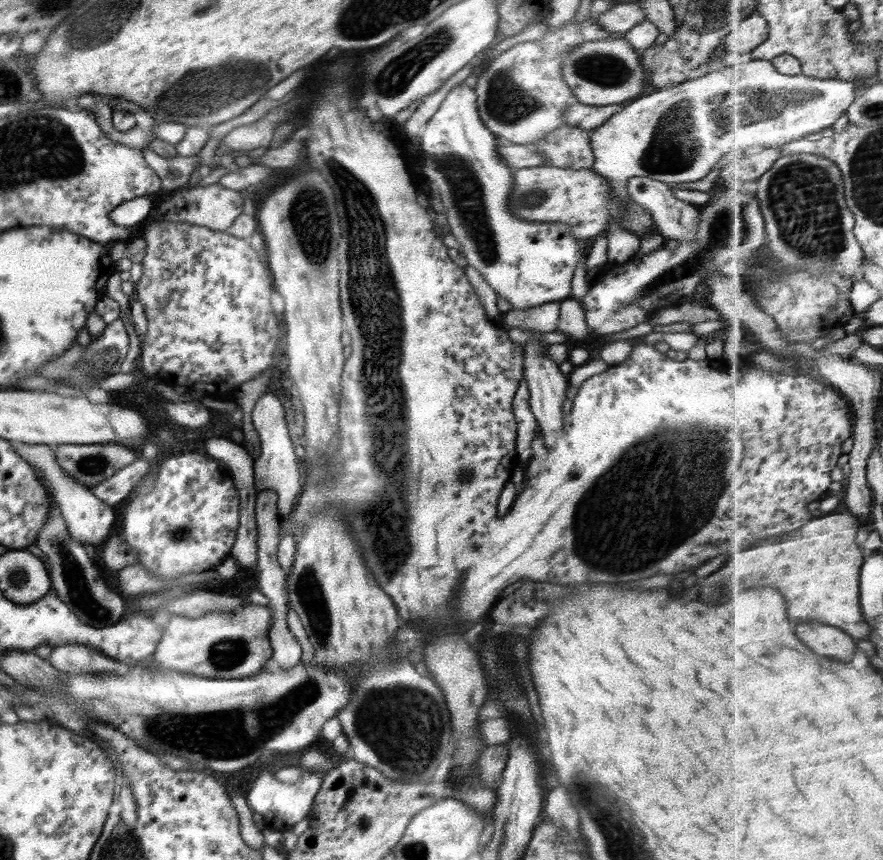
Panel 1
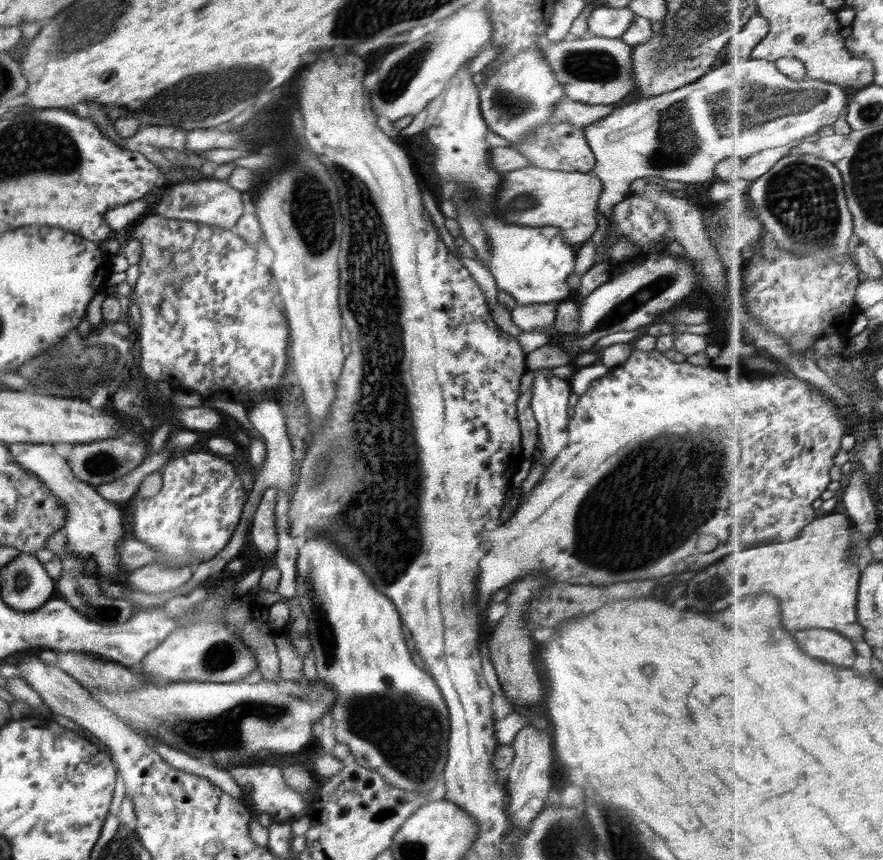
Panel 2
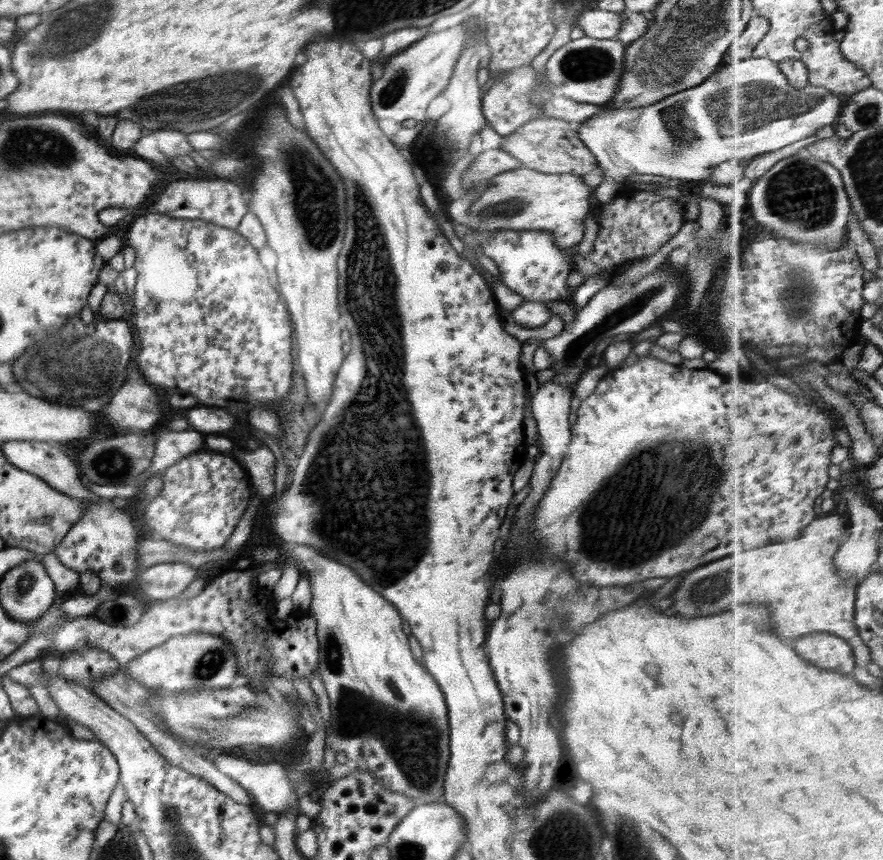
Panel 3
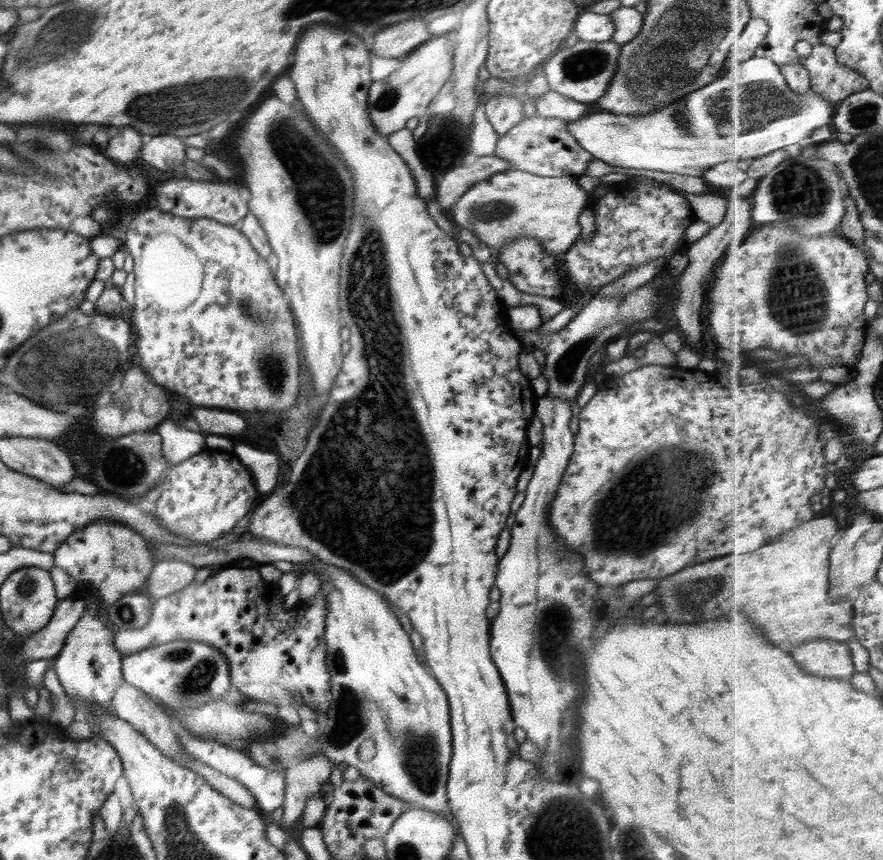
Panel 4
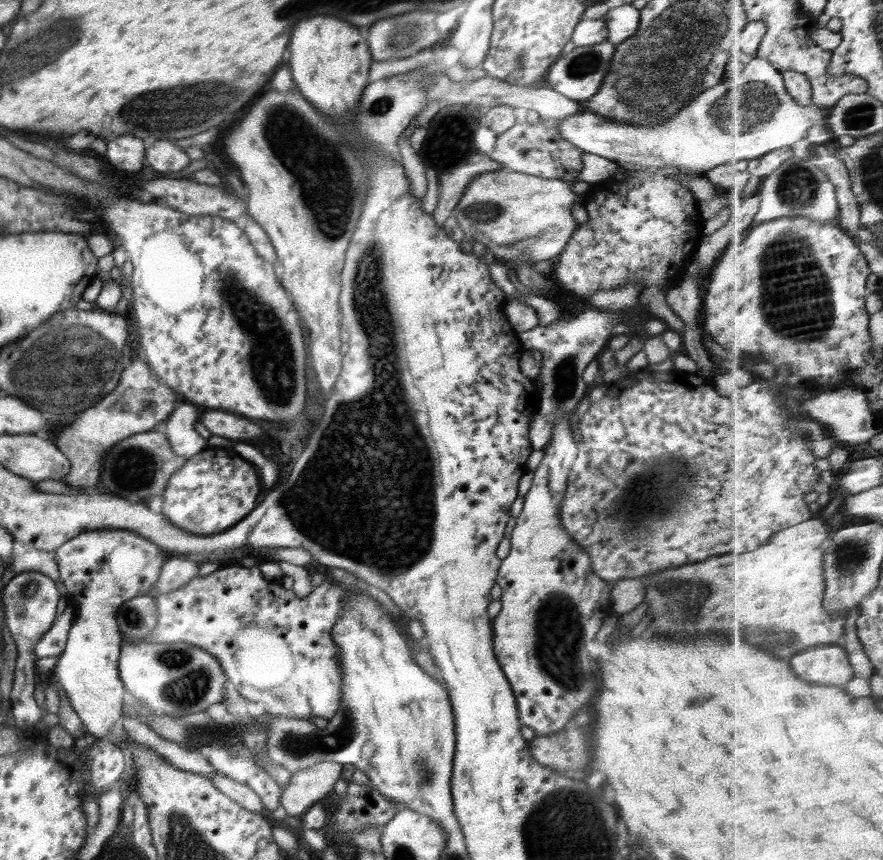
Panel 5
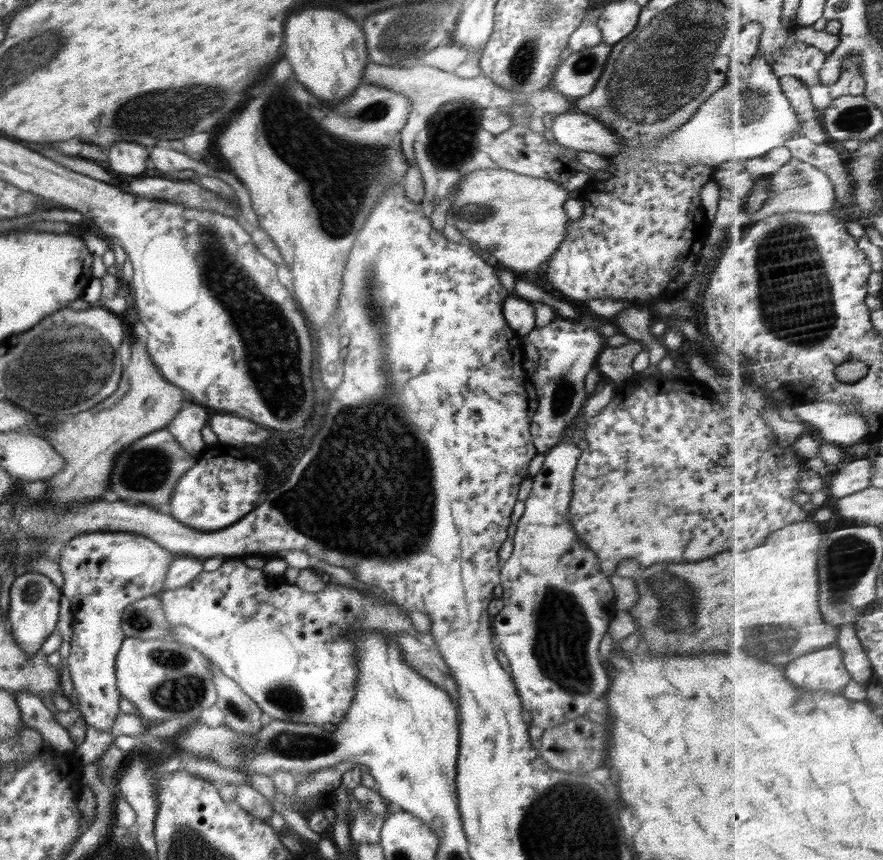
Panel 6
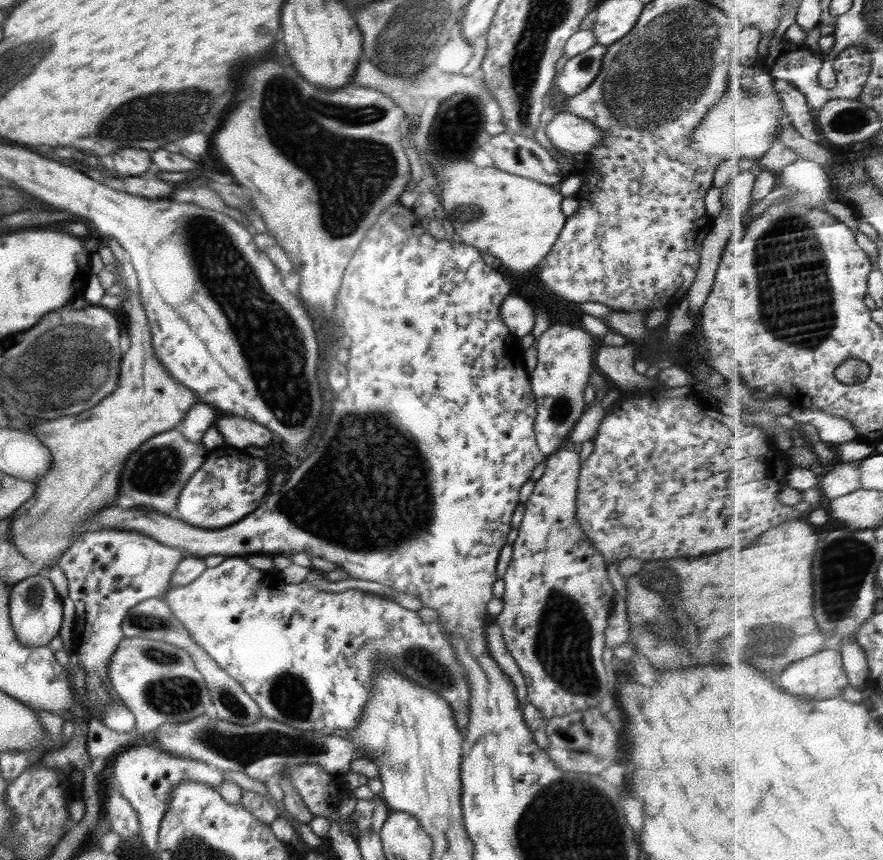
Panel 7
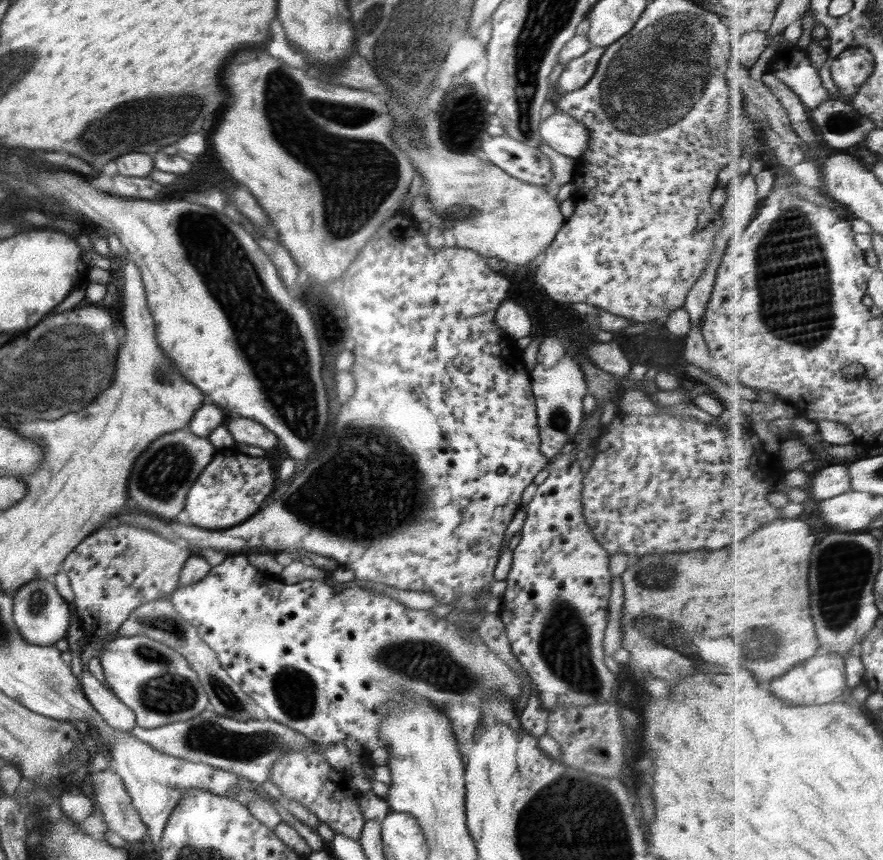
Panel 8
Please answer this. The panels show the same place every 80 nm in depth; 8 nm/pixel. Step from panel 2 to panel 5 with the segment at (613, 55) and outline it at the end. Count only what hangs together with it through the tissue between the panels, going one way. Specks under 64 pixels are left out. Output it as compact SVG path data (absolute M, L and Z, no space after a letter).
M607 40L592 45L576 46L568 54L560 55L556 62L548 68L544 84L572 100L587 101L598 92L603 83L603 78L610 68L614 51L615 45Z

